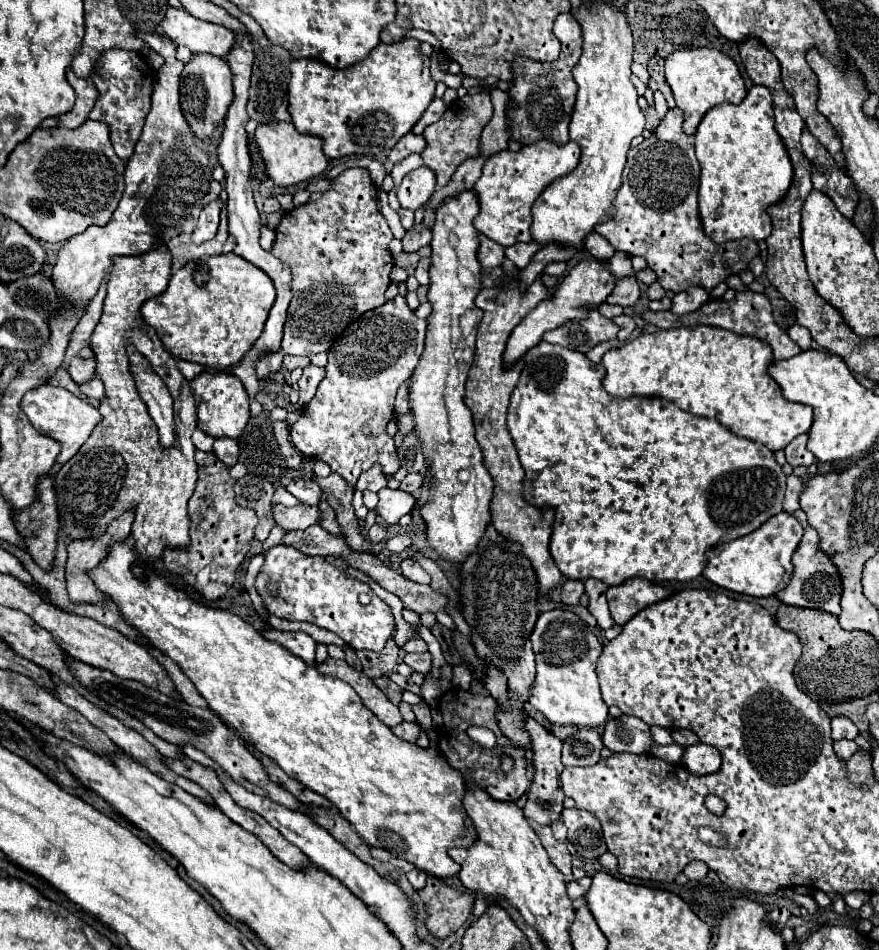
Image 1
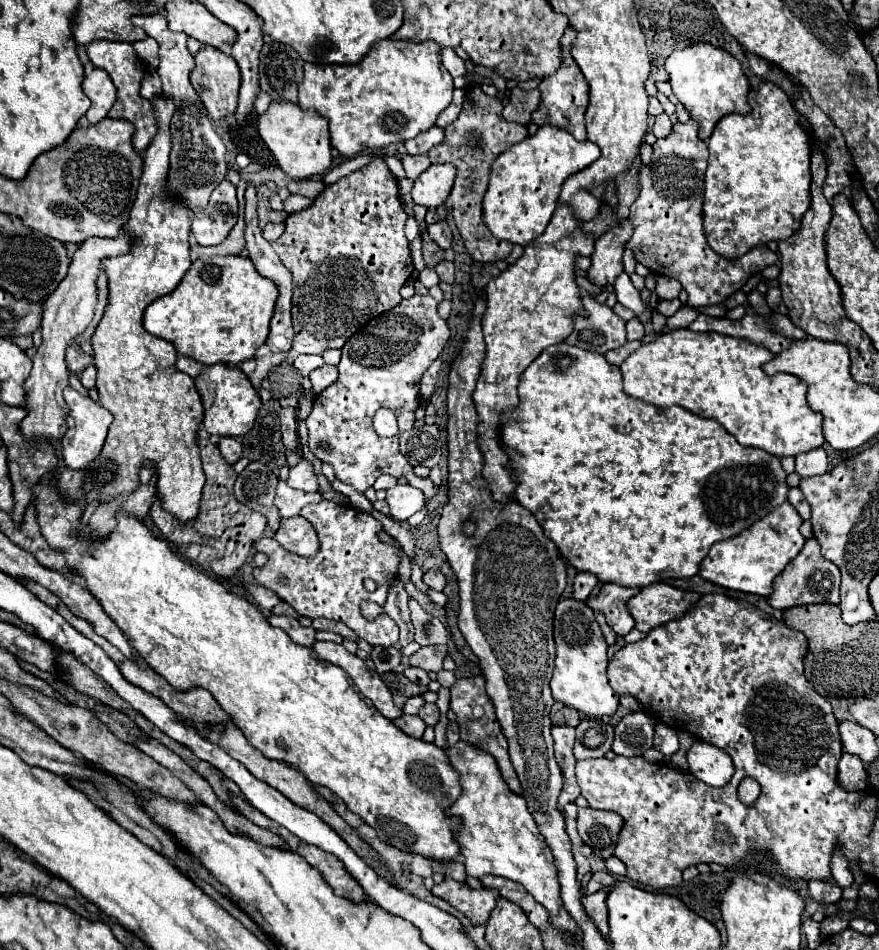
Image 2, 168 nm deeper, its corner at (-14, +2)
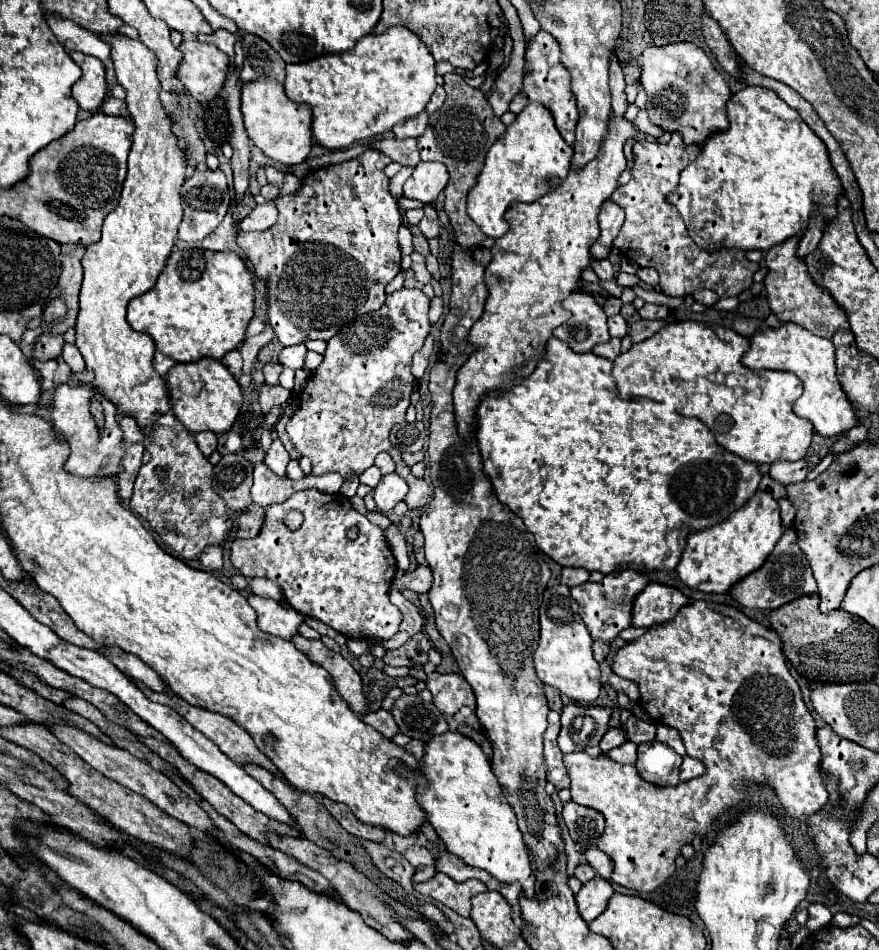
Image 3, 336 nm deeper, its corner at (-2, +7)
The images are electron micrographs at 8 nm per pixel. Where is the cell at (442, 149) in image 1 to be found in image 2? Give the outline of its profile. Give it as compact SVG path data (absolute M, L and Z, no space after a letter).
M471 85L465 91L465 103L463 103L459 117L451 125L445 127L443 143L429 151L431 163L445 161L457 167L457 177L455 177L455 183L449 195L449 201L453 205L453 219L465 241L467 251L479 263L501 261L513 249L509 241L503 241L491 235L491 231L487 229L483 221L483 205L481 205L483 195L487 191L493 159L497 159L503 151L507 151L509 147L513 147L515 143L527 137L527 127L505 121L501 111L503 111L503 101L499 97L489 97L481 91L479 85Z

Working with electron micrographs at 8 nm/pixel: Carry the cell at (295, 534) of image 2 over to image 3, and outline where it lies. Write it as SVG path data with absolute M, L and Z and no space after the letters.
M253 504L247 508L247 512L241 512L235 516L235 538L255 538L263 524L263 508Z

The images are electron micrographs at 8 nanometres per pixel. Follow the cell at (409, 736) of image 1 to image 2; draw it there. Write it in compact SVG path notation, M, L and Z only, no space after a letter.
M403 715L401 719L397 719L397 721L393 721L403 733L407 733L407 735L411 735L411 737L417 737L417 739L421 739L421 735L423 735L423 731L425 731L425 727L427 725L423 725L423 719L421 717L417 717L417 715Z

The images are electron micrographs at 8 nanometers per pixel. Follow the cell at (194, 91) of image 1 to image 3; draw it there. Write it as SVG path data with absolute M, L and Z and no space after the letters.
M183 40L179 50L183 52L183 60L177 68L177 78L181 80L181 84L199 102L213 100L219 94L219 90L223 88L225 72L227 72L227 66L229 66L227 54L221 52L215 44L205 44L205 42L199 42L199 40Z

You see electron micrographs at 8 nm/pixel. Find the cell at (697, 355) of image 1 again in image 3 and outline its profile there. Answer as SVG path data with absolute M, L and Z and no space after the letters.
M697 320L669 322L653 338L633 344L629 352L619 354L613 366L613 378L623 398L627 396L649 398L665 404L667 408L675 410L681 416L699 418L703 424L707 424L719 446L737 454L743 460L755 464L773 464L777 460L805 458L813 438L813 424L809 420L799 418L793 412L795 400L803 394L801 380L789 372L777 370L755 372L745 368L741 364L741 356L747 352L747 348L749 340L727 326Z

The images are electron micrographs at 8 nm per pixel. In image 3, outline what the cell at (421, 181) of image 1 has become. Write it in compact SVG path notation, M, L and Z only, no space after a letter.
M419 162L411 178L407 178L407 182L403 184L403 194L423 204L431 204L447 186L447 180L447 168L441 162Z

